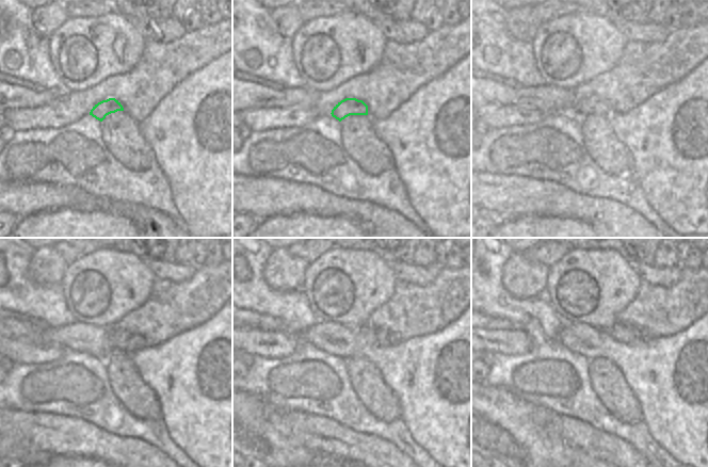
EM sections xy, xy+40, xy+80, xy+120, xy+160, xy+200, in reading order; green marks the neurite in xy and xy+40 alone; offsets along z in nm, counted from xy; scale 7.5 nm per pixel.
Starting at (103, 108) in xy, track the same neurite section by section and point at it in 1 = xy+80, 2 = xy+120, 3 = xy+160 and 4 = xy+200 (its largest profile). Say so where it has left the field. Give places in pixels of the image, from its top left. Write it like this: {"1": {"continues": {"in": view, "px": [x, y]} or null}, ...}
{"1": {"continues": {"in": "xy+80", "px": [593, 105]}}, "2": {"continues": {"in": "xy+120", "px": [123, 341]}}, "3": {"continues": {"in": "xy+160", "px": [383, 337]}}, "4": {"continues": {"in": "xy+200", "px": [622, 332]}}}

